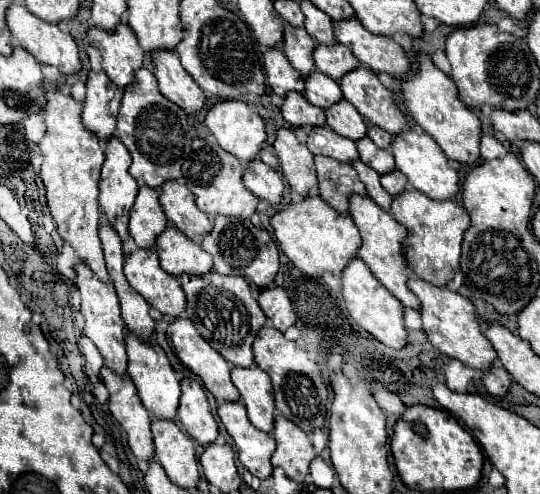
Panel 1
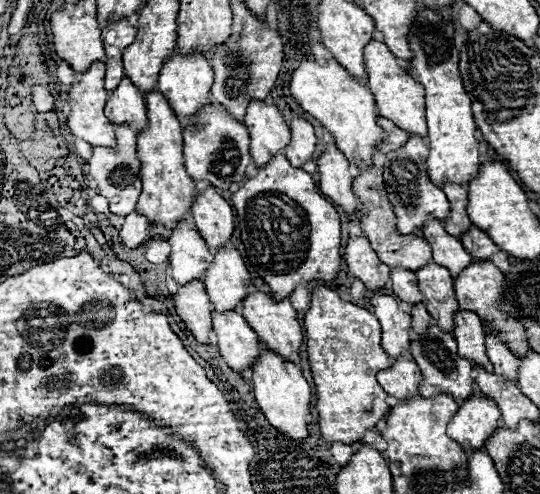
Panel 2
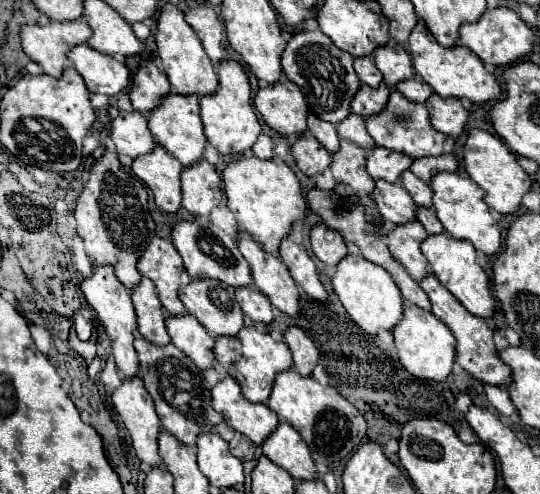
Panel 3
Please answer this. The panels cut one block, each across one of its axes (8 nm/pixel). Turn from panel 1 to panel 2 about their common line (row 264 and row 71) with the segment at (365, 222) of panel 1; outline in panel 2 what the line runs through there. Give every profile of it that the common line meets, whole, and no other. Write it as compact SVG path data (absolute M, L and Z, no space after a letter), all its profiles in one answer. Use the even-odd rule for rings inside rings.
M372 40L364 48L366 58L366 72L368 72L368 88L372 90L376 98L376 108L380 116L392 120L396 126L410 134L418 134L422 138L428 136L428 124L426 124L426 112L424 112L424 90L422 84L410 78L410 74L398 66L396 56L386 48L384 42Z

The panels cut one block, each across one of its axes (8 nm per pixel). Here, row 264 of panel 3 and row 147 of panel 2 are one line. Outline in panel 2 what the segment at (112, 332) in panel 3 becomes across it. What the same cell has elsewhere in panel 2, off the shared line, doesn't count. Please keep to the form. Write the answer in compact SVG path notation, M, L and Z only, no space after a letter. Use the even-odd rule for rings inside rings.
M94 62L90 66L88 72L82 74L82 80L72 86L70 90L70 116L68 116L68 128L74 136L86 140L88 144L92 144L94 148L96 146L104 146L104 148L112 148L116 144L116 136L114 136L114 130L116 126L104 116L104 106L106 106L106 100L108 100L108 90L104 88L104 64L102 62Z

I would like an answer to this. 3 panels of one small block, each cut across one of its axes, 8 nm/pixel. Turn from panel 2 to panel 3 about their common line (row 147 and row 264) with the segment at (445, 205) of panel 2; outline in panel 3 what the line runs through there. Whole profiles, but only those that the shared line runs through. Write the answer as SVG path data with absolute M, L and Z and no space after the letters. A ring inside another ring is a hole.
M412 220L408 224L398 224L388 234L388 248L396 260L402 262L406 270L410 270L410 276L416 280L422 280L428 274L426 256L420 252L420 242L426 238L426 230L418 220Z

